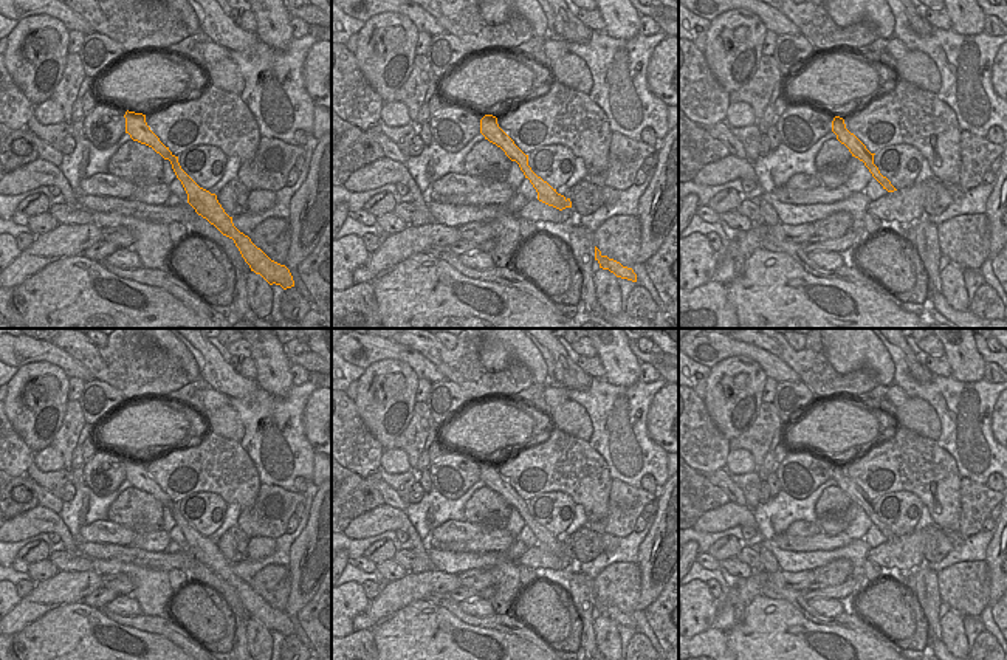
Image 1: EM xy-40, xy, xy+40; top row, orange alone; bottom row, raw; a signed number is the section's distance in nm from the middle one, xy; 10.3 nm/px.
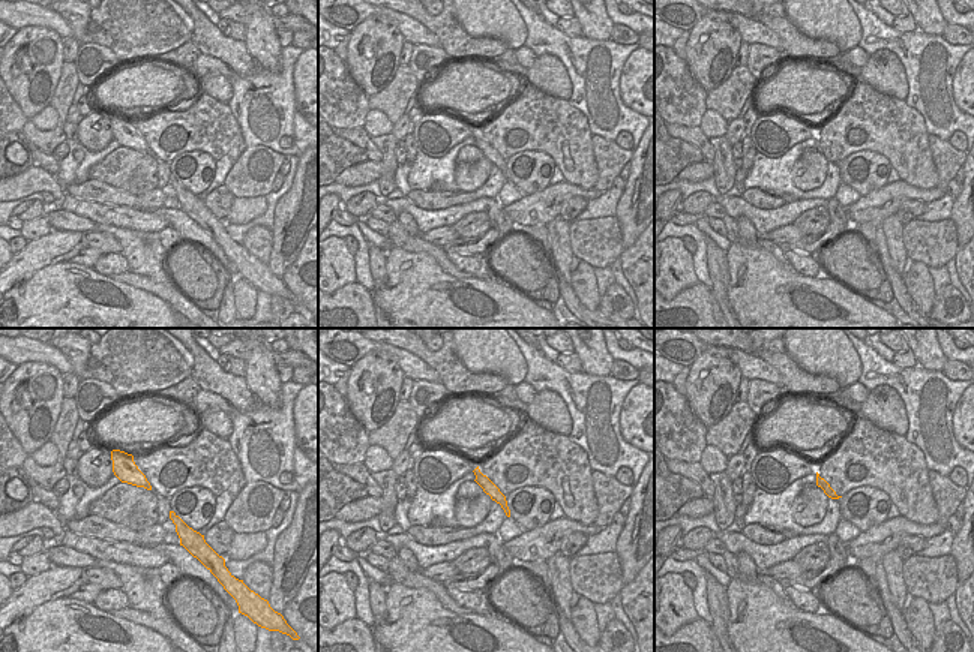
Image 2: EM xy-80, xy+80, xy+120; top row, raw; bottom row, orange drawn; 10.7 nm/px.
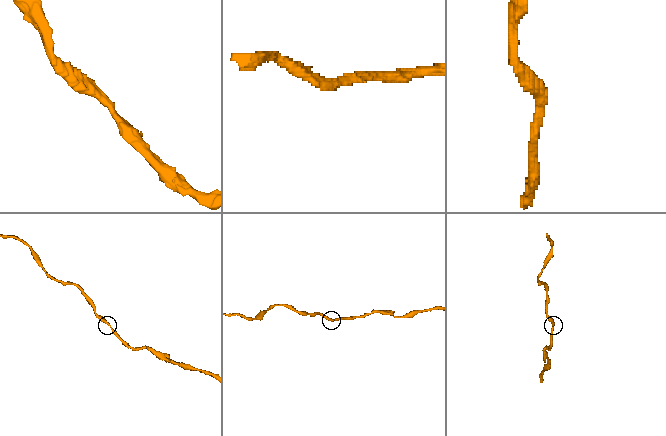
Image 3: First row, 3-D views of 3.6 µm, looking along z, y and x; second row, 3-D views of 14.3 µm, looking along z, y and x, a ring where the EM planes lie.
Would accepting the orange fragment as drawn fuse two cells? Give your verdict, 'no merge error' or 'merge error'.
no merge error

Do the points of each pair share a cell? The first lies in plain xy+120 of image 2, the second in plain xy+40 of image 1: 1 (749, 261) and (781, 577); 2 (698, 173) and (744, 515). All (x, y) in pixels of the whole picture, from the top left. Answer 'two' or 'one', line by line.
1: two
2: one

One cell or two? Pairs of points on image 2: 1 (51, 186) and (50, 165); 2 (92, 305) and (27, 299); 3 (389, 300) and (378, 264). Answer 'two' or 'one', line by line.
1: two
2: one
3: two

